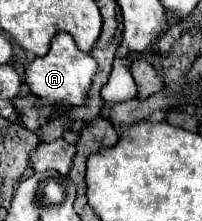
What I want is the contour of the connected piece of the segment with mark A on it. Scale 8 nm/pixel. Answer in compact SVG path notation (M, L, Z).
M56 32L52 38L50 52L42 58L34 58L26 66L24 82L28 84L28 88L32 90L34 96L38 96L40 100L44 100L48 104L64 100L70 106L80 106L86 100L86 94L90 90L96 70L98 70L96 60L88 52L78 50L78 46L74 44L74 40L68 32Z

